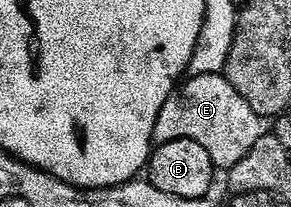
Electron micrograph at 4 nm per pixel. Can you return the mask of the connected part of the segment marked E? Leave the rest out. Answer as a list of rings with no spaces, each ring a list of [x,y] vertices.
[[[204,74],[187,77],[187,82],[177,87],[166,99],[154,121],[152,135],[155,143],[195,142],[210,157],[211,167],[229,168],[247,157],[258,138],[260,119],[248,108],[244,99],[230,87],[225,77]]]

